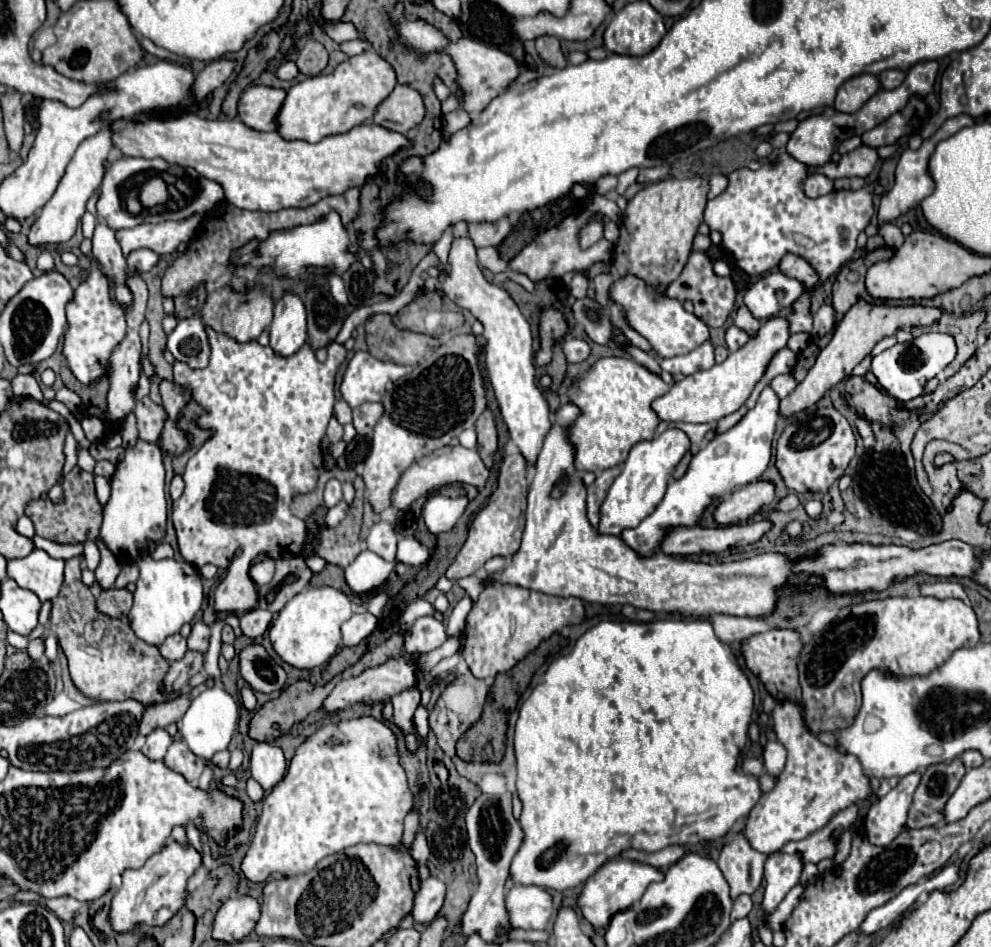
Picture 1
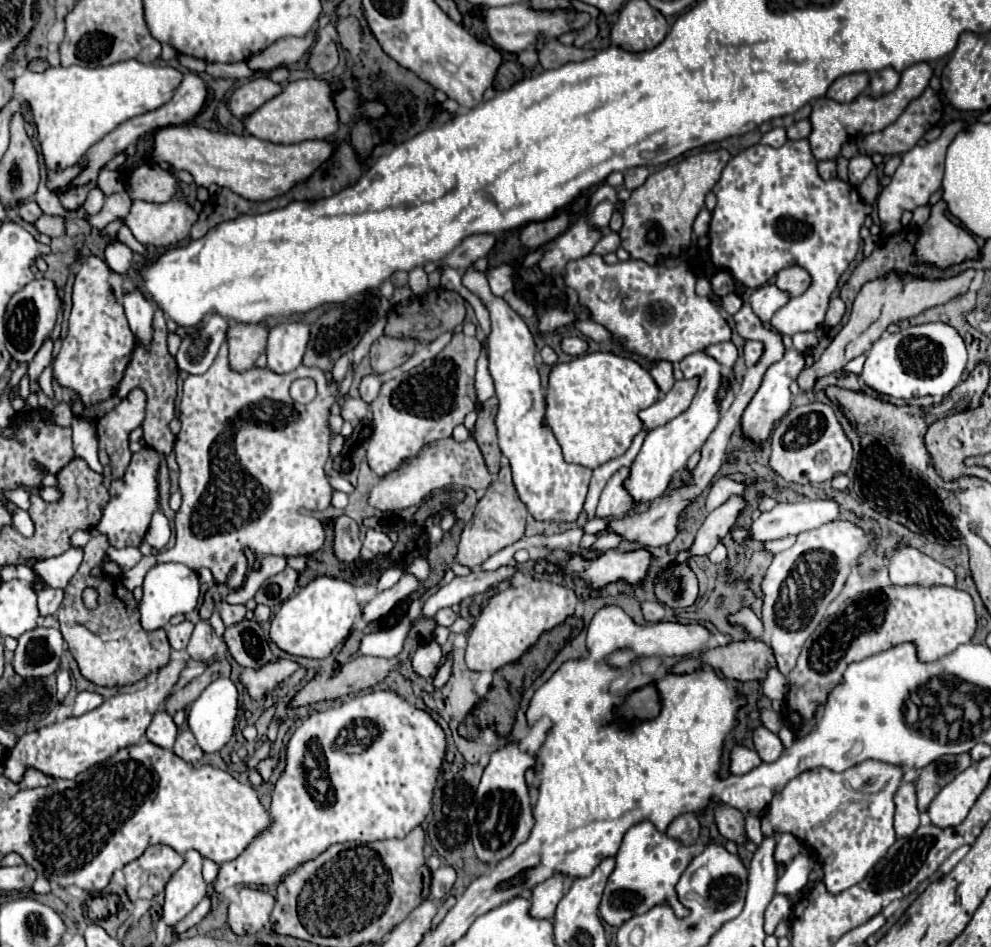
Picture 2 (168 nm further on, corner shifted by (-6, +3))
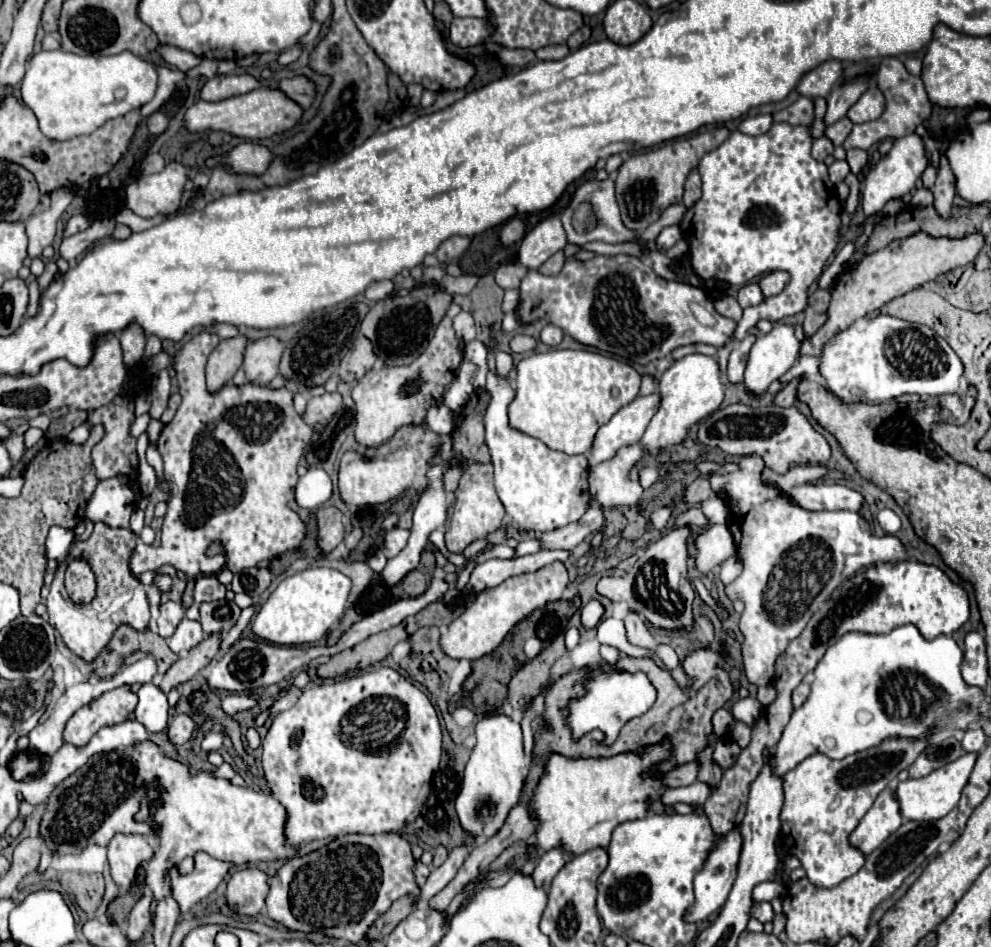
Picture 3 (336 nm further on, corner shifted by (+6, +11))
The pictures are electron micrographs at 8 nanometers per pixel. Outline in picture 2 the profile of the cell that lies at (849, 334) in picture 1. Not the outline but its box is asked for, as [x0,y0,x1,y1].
[798,270,974,392]

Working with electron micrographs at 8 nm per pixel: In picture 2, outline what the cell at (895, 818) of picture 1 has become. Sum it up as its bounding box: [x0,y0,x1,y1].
[894,782,920,836]

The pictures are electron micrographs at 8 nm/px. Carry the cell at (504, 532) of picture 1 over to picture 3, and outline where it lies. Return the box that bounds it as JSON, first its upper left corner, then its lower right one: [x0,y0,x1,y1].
[446,462,504,552]

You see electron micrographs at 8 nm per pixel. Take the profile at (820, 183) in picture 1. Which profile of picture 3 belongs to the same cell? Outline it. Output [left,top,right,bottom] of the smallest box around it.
[812,136,834,162]

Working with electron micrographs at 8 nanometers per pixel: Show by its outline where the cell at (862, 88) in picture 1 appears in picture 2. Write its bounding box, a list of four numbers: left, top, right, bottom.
[828,72,870,104]

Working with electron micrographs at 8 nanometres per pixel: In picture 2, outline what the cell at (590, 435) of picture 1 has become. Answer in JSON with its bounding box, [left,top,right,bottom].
[546,352,660,470]

